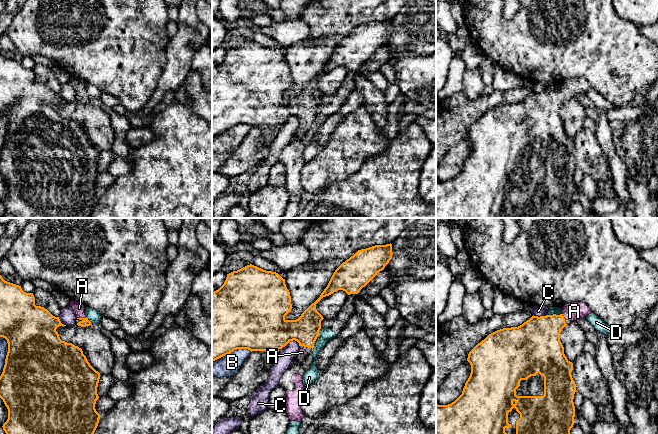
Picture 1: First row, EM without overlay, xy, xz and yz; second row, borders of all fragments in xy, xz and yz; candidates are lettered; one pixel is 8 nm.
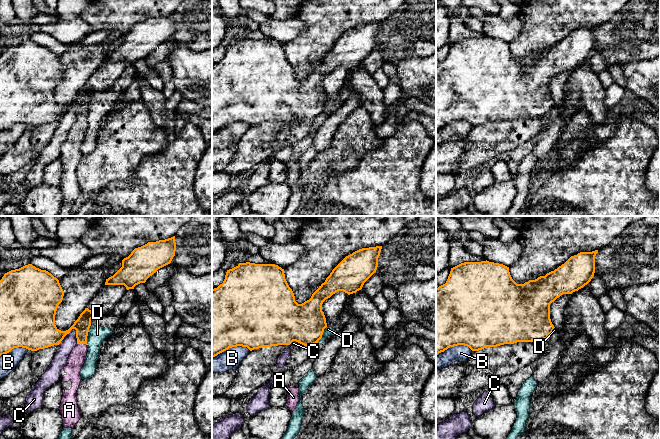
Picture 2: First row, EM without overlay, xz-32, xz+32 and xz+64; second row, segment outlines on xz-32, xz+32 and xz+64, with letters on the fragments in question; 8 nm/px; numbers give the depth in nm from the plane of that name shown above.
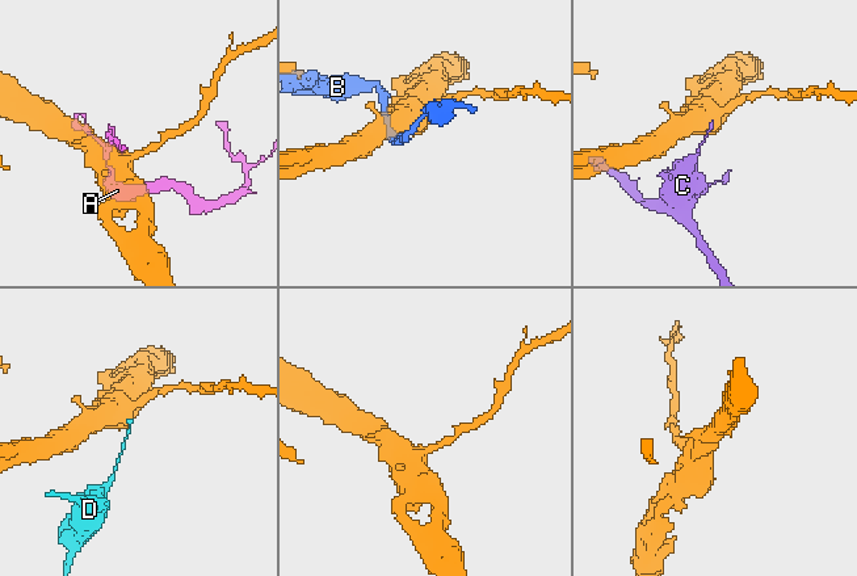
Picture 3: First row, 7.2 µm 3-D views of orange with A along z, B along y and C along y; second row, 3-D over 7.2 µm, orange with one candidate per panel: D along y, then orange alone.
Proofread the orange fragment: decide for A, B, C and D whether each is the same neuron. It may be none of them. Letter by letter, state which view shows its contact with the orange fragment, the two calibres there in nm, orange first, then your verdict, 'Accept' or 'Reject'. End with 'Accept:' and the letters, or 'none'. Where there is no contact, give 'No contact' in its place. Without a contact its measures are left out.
A: Touches orange in xy. Thickness 70 nm (orange) against 80 nm. Accept
B: Touches orange in xy. Thickness 500 nm (orange) against 60 nm. Reject
C: Touches orange in xz. Thickness 380 nm (orange) against 140 nm. Reject
D: Touches orange in xz. Thickness 220 nm (orange) against 100 nm. Reject
Accept: A

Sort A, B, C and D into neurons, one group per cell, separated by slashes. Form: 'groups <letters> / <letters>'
groups A / B / C / D

